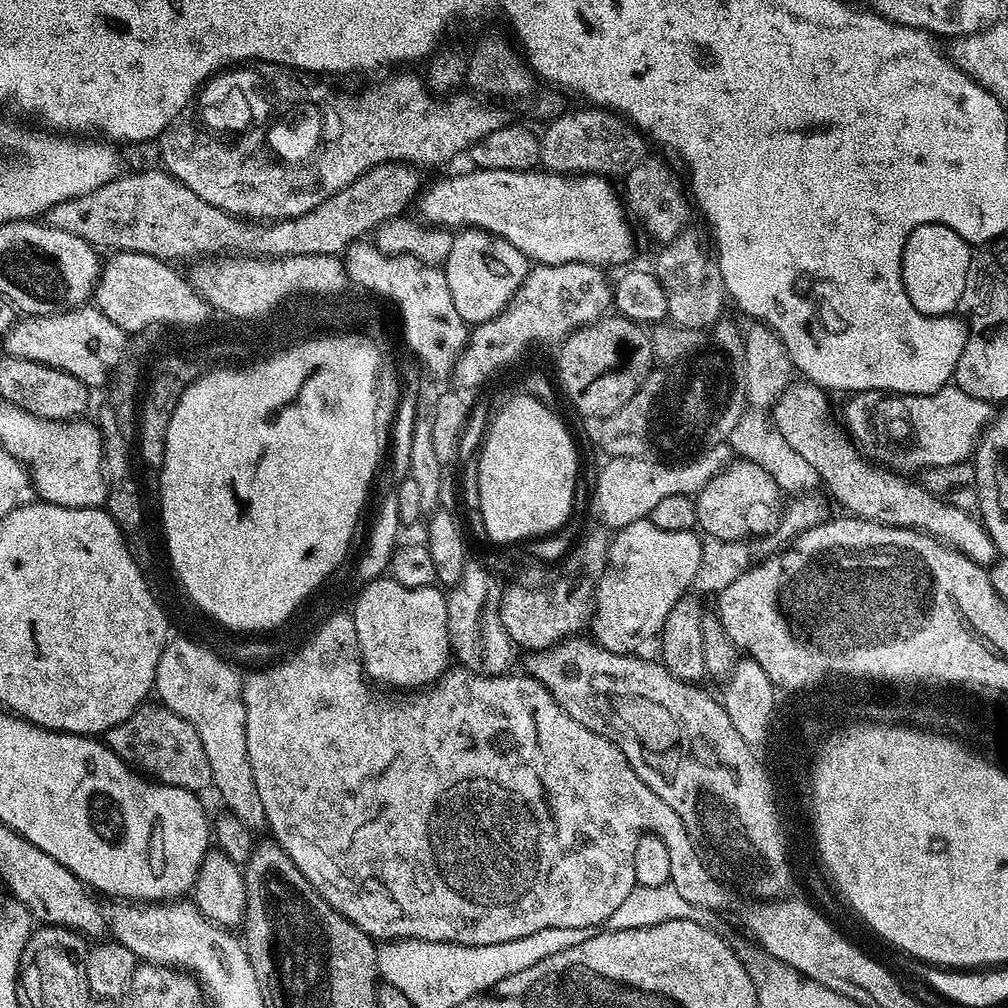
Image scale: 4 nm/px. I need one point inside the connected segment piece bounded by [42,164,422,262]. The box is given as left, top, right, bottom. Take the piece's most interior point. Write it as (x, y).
(152, 213)

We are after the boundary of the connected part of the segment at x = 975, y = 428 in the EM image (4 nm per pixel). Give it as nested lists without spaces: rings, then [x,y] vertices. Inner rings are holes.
[[[945,386],[939,388],[934,394],[902,394],[901,392],[857,392],[849,395],[848,400],[844,404],[844,420],[842,416],[842,424],[846,429],[847,435],[850,437],[853,444],[860,450],[865,460],[873,465],[879,466],[887,471],[895,472],[905,478],[911,477],[912,472],[923,474],[930,468],[938,466],[954,466],[955,464],[963,464],[975,453],[976,446],[980,442],[981,436],[984,434],[985,428],[992,423],[994,419],[994,408],[991,403],[982,398],[974,398],[970,394],[966,394],[966,390],[955,386]]]

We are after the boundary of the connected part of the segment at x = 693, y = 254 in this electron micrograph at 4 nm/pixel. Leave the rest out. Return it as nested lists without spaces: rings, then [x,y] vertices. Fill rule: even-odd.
[[[691,230],[681,232],[678,238],[663,245],[659,251],[654,271],[658,282],[662,282],[662,290],[666,290],[668,320],[682,328],[712,328],[721,319],[724,300],[726,304],[722,274],[713,253],[704,249],[699,234]]]

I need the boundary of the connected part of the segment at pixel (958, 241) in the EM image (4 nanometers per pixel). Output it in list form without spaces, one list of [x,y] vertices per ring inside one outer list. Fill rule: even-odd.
[[[923,223],[912,228],[902,258],[903,288],[911,305],[927,316],[953,315],[964,291],[973,253],[969,241],[945,224]]]

